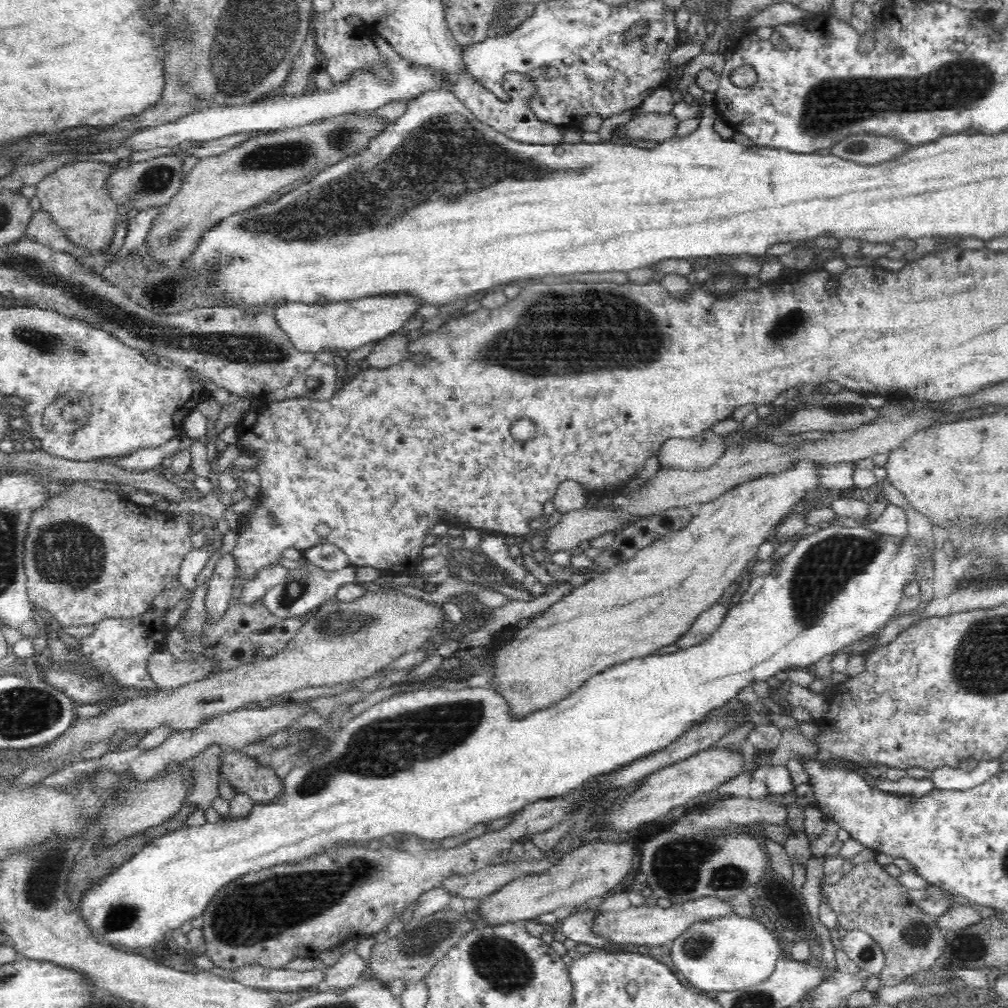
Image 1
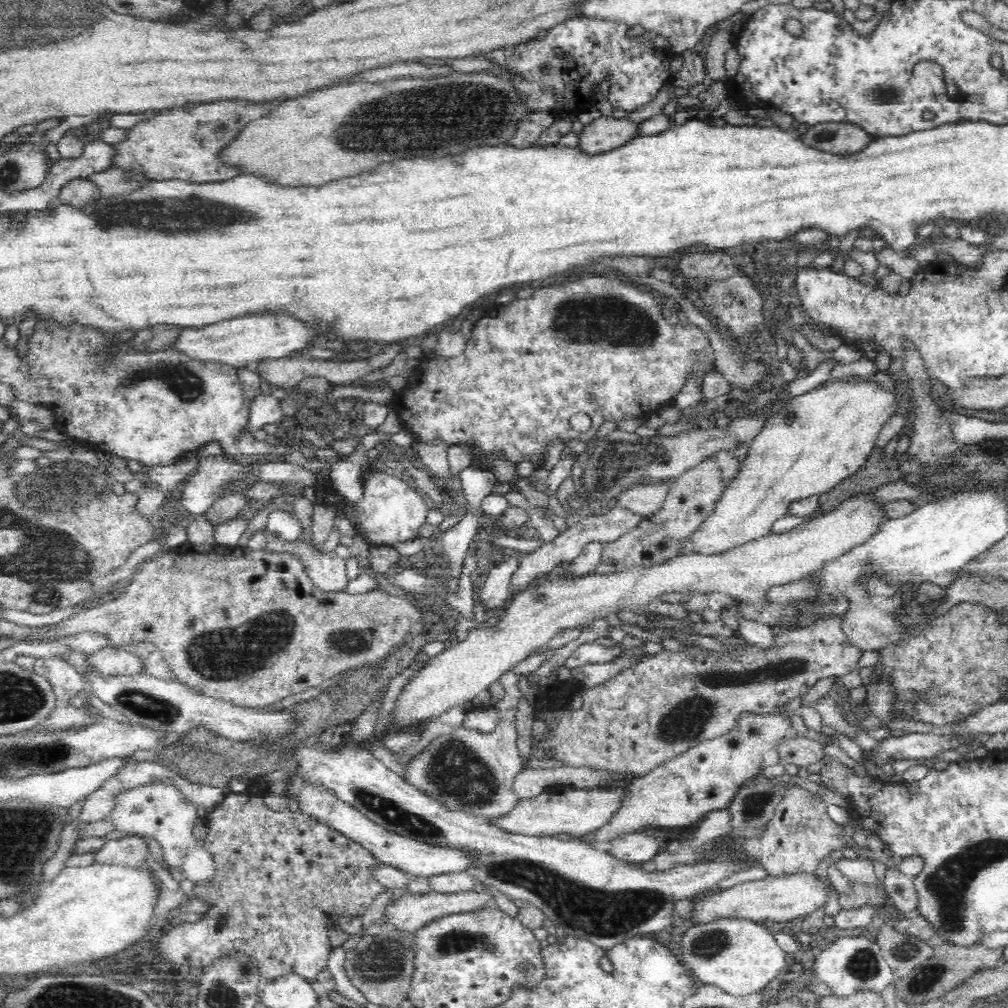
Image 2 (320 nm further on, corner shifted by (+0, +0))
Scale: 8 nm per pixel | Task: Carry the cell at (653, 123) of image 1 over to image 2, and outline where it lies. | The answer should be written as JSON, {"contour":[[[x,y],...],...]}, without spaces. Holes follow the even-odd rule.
{"contour":[[[599,117],[578,134],[579,147],[590,154],[598,154],[628,145],[642,137],[641,122],[629,118]]]}

